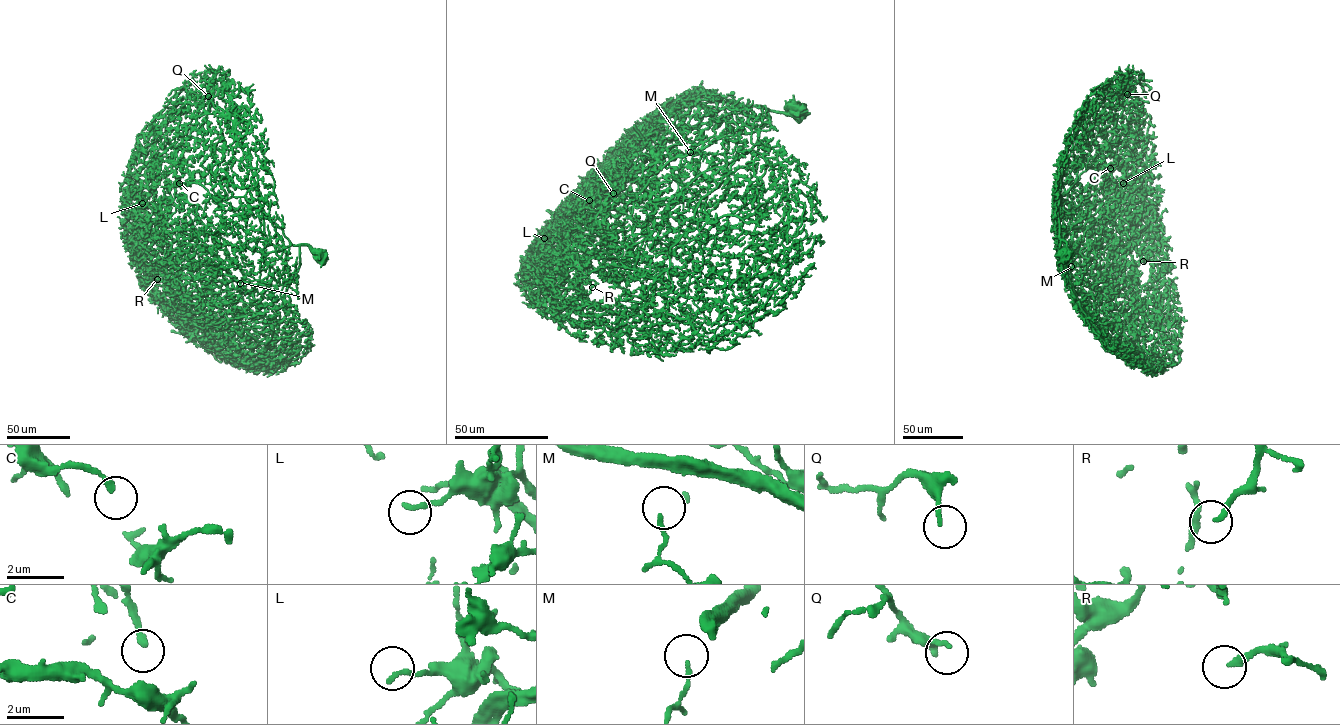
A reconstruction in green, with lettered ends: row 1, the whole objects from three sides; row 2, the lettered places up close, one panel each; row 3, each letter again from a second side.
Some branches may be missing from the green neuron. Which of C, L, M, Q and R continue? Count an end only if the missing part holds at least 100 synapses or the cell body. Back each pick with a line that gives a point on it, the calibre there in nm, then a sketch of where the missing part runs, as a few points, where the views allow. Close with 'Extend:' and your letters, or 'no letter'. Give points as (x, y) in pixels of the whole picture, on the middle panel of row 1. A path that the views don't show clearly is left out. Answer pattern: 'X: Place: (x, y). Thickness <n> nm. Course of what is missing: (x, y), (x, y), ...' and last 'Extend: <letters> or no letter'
R: Place: (592, 287). Thickness 200 nm. Course of what is missing: (592, 287), (596, 294), (599, 291), (592, 289), (591, 284), (594, 279), (589, 272)
Extend: R

